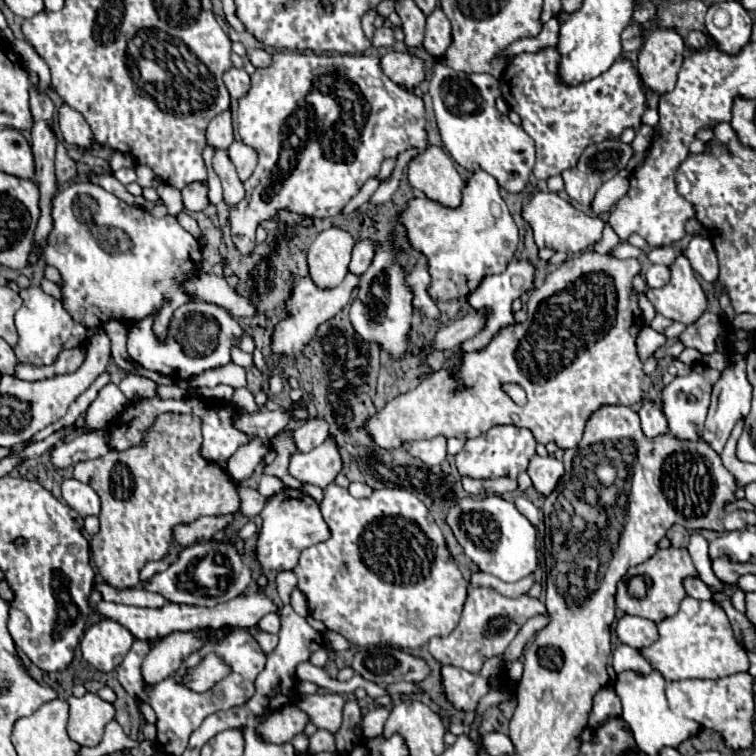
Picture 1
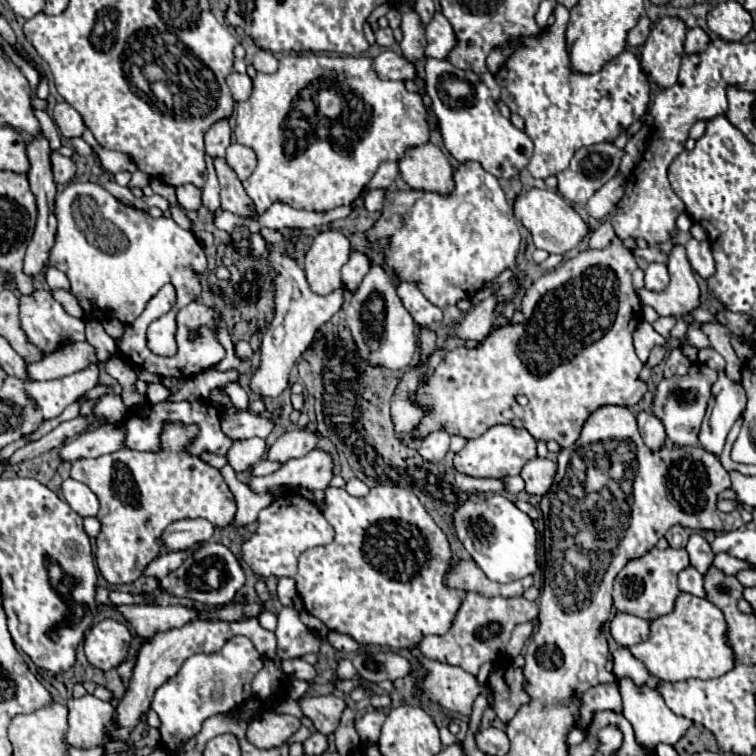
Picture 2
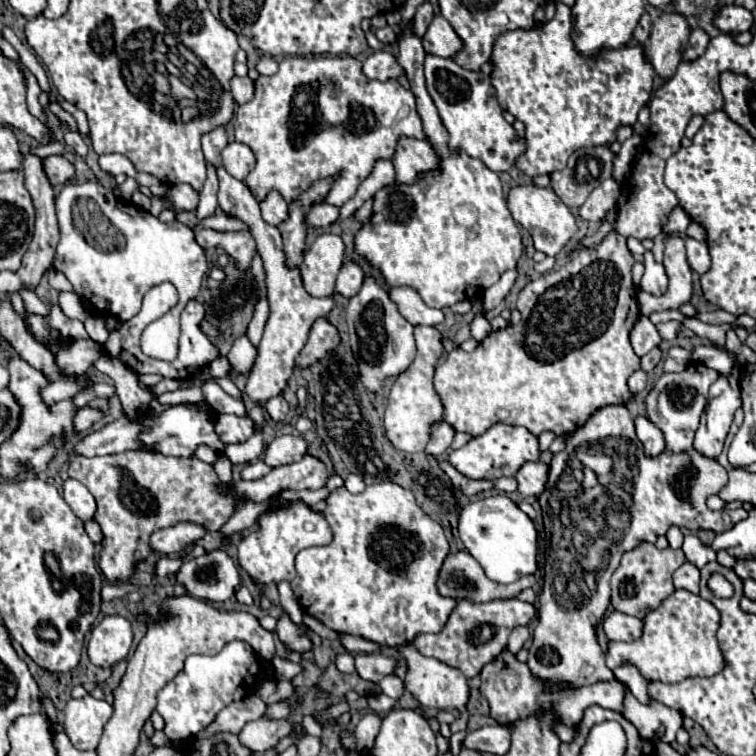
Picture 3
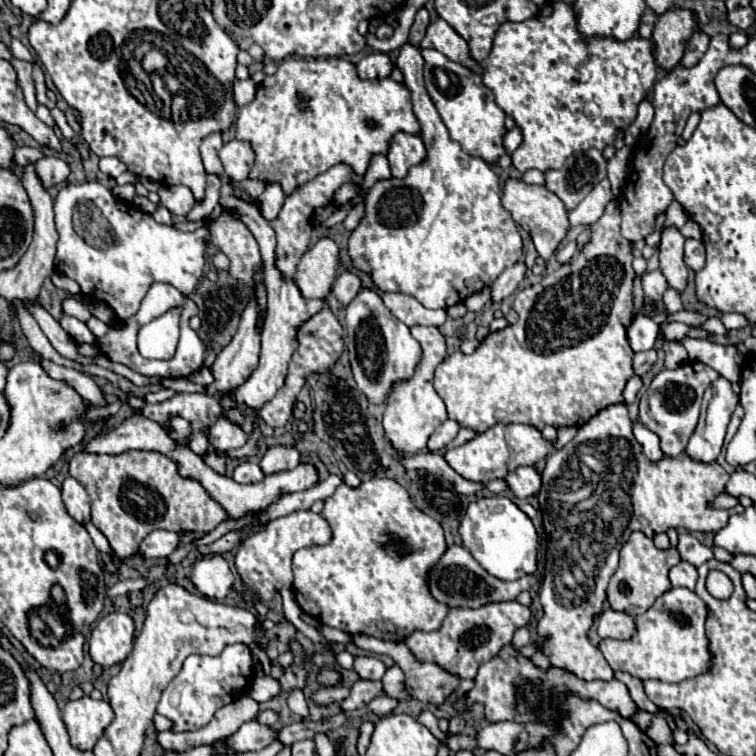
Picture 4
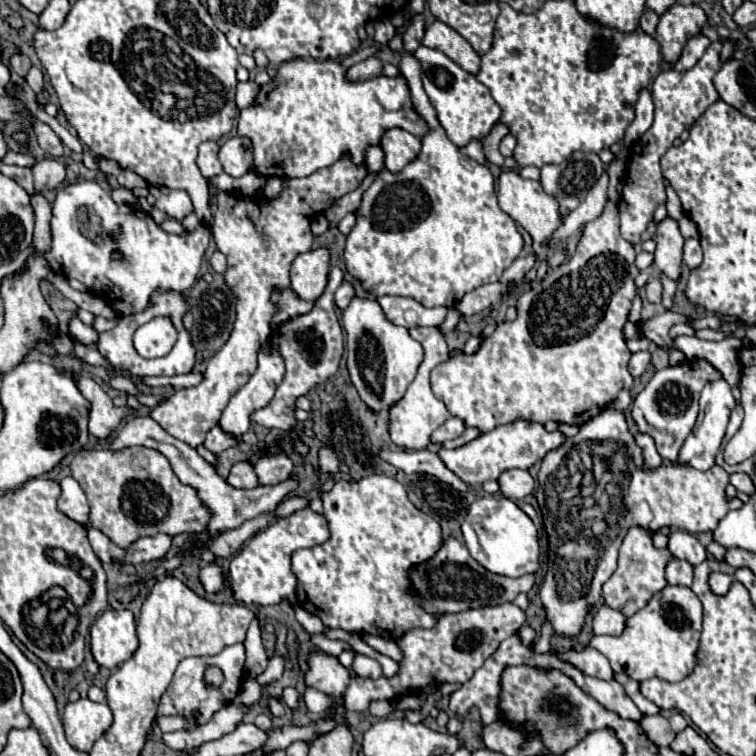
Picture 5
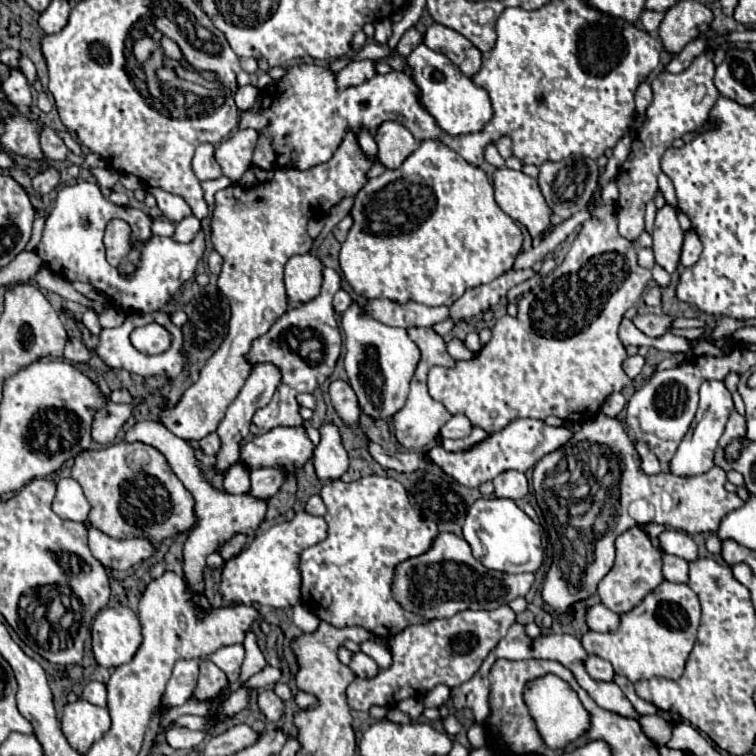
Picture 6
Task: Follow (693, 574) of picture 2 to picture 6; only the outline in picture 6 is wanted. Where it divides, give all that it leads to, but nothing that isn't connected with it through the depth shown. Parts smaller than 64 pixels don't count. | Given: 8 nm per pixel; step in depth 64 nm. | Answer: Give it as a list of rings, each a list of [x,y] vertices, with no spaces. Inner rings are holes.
[[[664,554],[662,556],[662,574],[668,582],[686,584],[688,582],[688,562],[684,558]]]

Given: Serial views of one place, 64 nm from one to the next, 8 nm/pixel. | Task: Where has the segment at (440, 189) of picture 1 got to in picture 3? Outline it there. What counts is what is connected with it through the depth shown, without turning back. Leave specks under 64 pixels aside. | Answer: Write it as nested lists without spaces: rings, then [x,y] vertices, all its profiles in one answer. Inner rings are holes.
[[[402,138],[392,162],[396,166],[396,178],[402,184],[416,184],[422,172],[440,168],[440,156],[434,146],[428,140],[414,138]]]

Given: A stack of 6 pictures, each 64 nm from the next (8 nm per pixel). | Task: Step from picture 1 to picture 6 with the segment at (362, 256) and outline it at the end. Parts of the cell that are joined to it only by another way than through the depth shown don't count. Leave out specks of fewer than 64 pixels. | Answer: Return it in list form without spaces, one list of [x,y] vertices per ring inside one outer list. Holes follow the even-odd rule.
[[[338,290],[336,296],[334,296],[334,310],[338,314],[342,314],[350,304],[352,304],[352,296],[346,290]]]

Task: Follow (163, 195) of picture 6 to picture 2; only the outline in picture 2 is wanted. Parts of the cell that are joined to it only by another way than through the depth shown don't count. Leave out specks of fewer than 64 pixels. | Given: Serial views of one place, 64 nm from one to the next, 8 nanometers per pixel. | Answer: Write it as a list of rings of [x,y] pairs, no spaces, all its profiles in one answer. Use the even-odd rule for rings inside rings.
[[[194,184],[178,186],[176,196],[178,196],[178,202],[184,210],[198,210],[202,206],[202,190],[196,188]]]

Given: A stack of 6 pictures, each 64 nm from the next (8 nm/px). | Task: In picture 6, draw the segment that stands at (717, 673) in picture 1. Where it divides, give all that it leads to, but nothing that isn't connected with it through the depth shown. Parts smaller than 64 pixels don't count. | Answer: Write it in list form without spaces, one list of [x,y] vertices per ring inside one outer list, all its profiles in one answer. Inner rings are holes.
[[[662,582],[658,590],[652,590],[630,614],[620,618],[620,628],[614,634],[588,632],[582,638],[582,646],[588,654],[598,654],[610,660],[616,674],[624,674],[628,680],[648,680],[662,676],[678,680],[684,674],[688,654],[694,648],[700,626],[700,602],[688,584]]]

